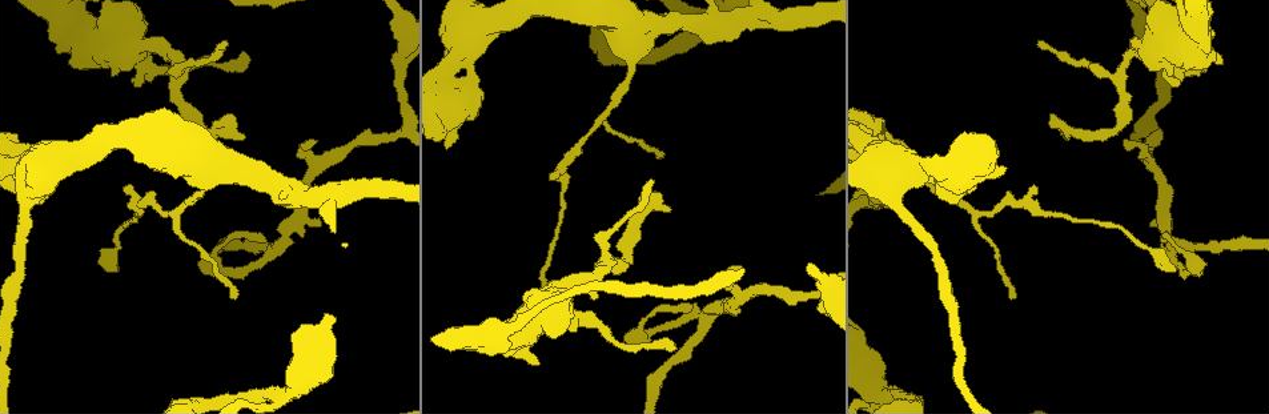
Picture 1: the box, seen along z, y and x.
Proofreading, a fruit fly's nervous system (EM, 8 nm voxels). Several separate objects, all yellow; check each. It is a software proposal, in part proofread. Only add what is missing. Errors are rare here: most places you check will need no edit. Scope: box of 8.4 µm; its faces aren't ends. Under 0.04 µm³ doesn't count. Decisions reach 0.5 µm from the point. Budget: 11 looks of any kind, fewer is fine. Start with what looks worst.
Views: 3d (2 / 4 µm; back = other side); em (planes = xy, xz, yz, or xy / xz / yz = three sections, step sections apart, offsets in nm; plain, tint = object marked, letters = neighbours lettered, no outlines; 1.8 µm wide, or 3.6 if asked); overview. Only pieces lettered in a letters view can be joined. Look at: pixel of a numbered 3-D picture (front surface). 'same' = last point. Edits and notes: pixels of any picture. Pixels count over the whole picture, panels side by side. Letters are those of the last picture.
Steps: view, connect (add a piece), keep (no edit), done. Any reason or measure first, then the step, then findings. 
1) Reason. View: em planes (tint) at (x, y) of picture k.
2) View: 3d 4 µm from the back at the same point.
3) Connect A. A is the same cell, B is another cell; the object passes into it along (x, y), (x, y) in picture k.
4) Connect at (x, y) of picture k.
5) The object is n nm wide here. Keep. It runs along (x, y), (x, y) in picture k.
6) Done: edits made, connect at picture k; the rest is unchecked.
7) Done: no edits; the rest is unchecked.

Calibre changes. View: em 3.6 µm xy step 16 (tint) at (633, 70) of picture 1.

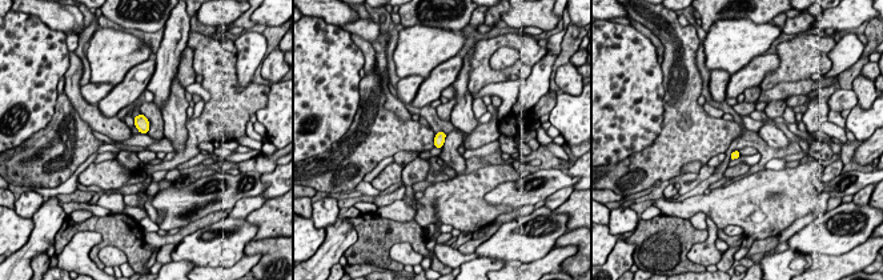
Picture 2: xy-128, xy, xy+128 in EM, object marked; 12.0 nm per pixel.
Another direction. View: em 3.6 µm planes (letters) at the same point.

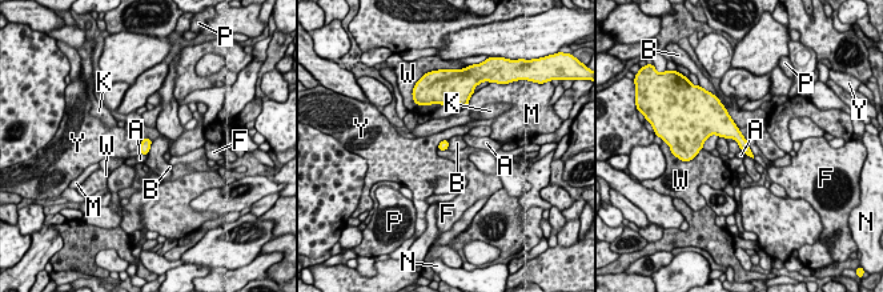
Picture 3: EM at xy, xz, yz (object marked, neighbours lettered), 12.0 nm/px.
Keep. A, B, F, K, M, N, P, W and Y are other cells; a border runs along (722, 106), (739, 128) in picture 3; none of them fits.

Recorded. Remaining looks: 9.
View: 3d 4 µm at (1050, 119) of picture 1.

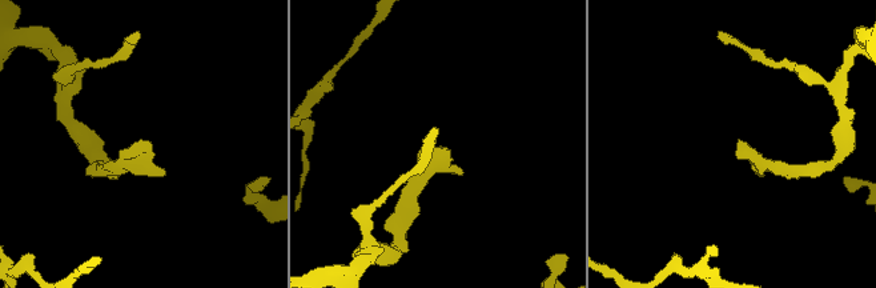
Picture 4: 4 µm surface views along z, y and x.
Need the tissue. View: em planes (letters) at (448, 150) of picture 4.

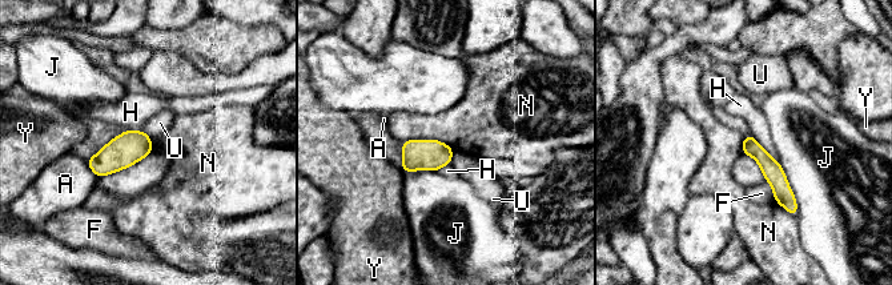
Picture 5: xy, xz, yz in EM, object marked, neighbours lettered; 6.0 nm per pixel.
The longest contact is with N, 400 nm. Keep. A, F, H, J, N, U and Y are other cells; it runs along (747, 139), (771, 168), (792, 209) in picture 5; no lettered piece goes on from it.

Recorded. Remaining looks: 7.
An open end. View: em planes (tint) at (314, 143) of picture 1.

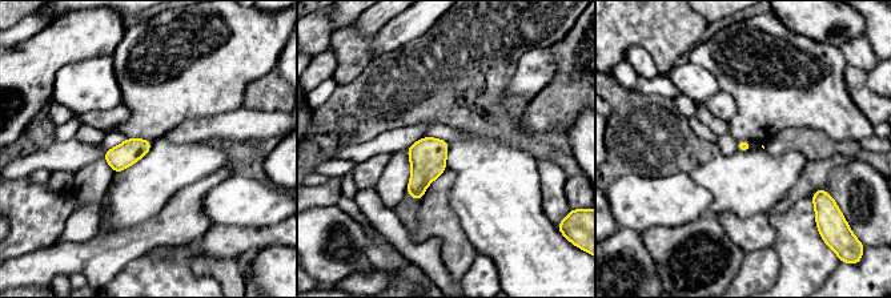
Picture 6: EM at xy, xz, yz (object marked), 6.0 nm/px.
View: em planes (letters) at the same point.

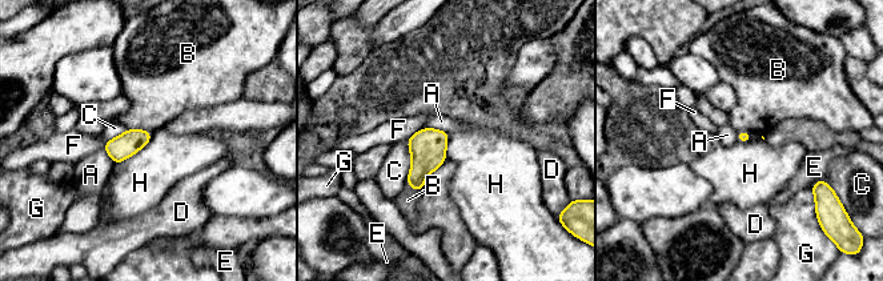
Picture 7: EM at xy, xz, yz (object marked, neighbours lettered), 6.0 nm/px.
Keep. A, B, C, D, E, F, G and H are other cells; none of them fits.

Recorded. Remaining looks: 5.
Thin end. View: em xz step 8 (tint) at (692, 304) of picture 1.

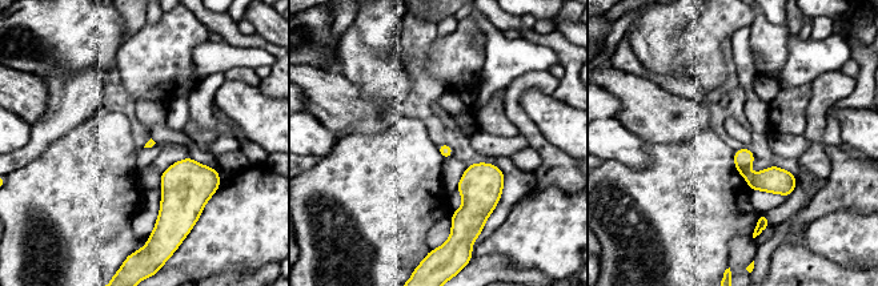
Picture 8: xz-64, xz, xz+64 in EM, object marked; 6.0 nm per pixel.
Another direction. View: em xy step 4 (letters) at the same point.

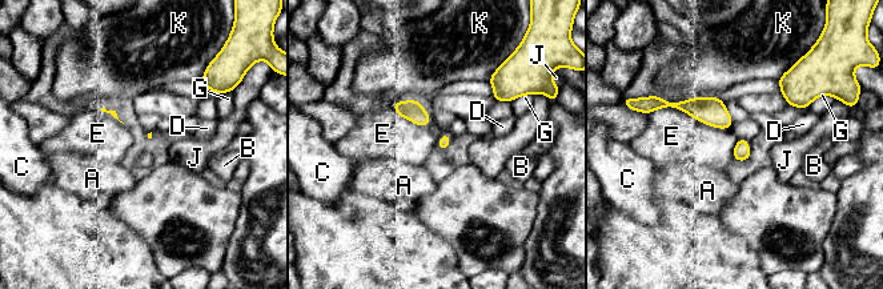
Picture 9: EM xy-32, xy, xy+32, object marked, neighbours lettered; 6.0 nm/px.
The longest contact is with E, 500 nm. Keep. A, B, C, D, E, G, J and K are other cells; a border runs along (649, 112), (677, 108), (730, 129) in picture 9; none of them fits.

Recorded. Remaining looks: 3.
Done: no edits; the rest is unchecked.

